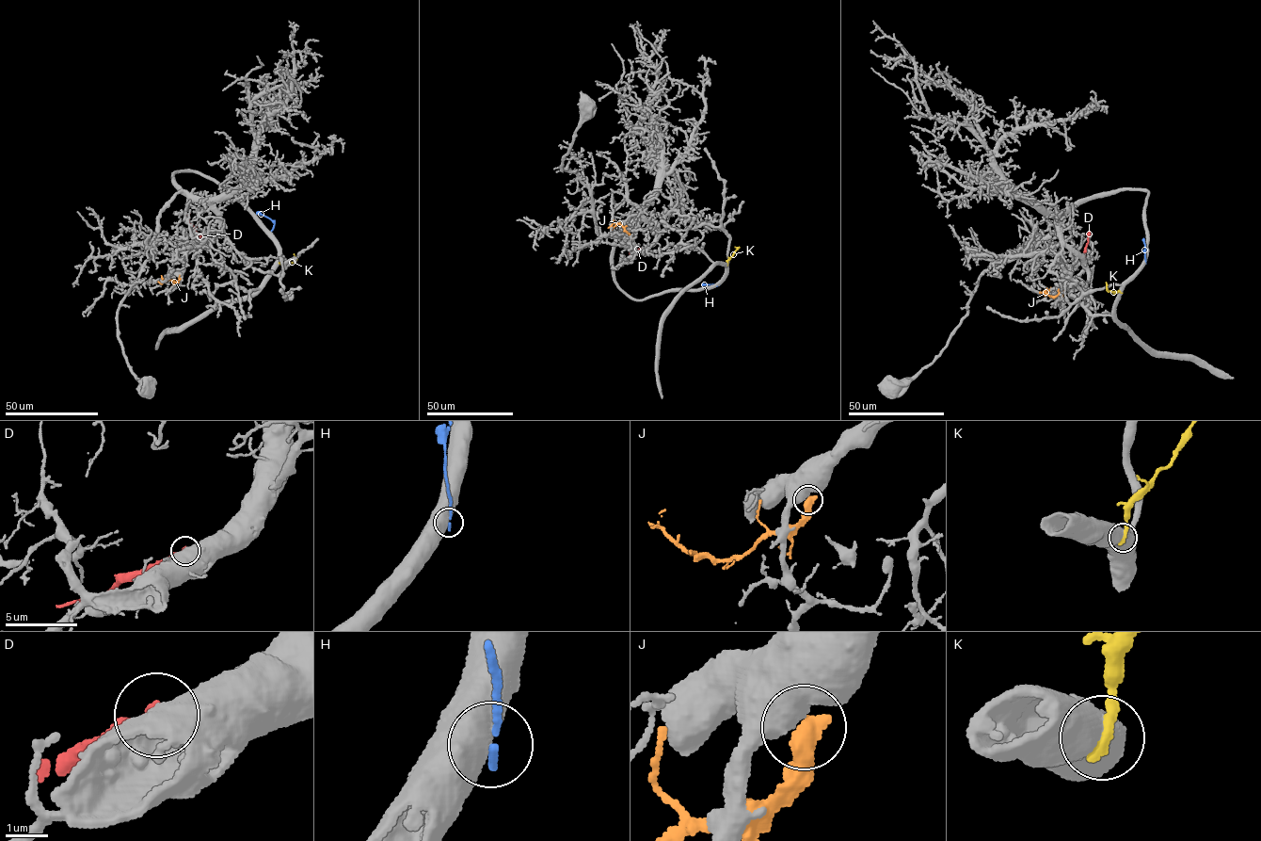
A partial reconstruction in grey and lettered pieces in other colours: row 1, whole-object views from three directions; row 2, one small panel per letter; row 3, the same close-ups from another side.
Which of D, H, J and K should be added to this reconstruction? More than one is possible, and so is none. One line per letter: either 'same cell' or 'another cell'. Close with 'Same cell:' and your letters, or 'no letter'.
D: another cell
H: another cell
J: another cell
K: another cell
Same cell: no letter

